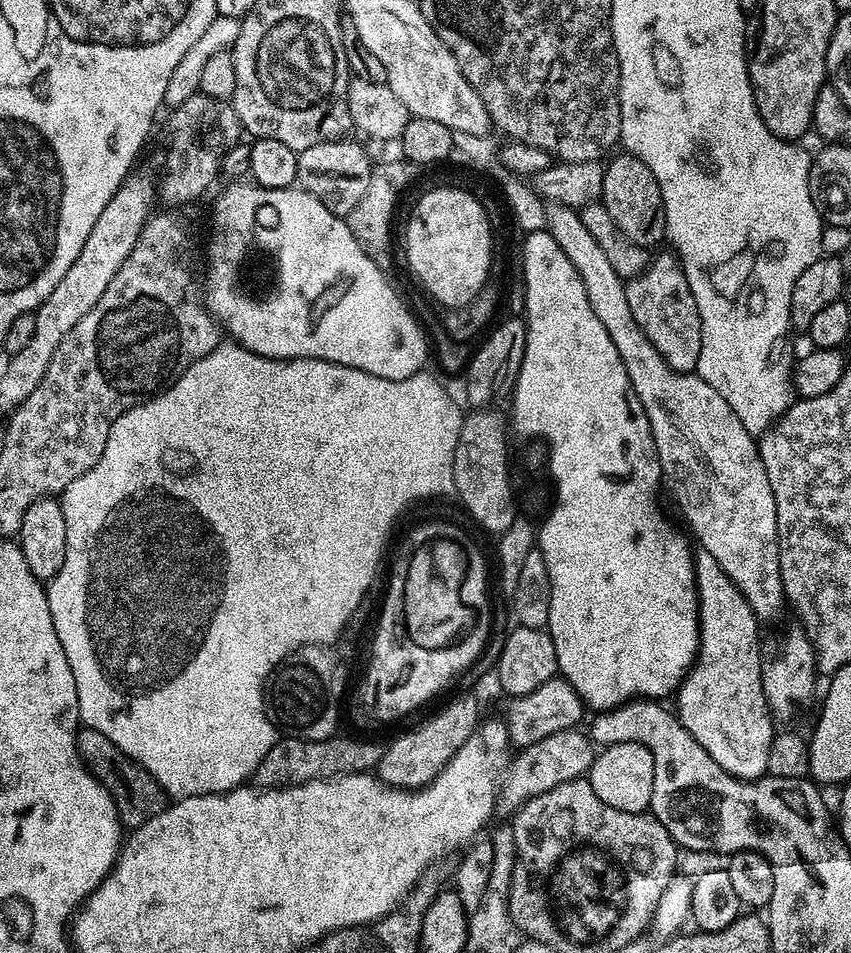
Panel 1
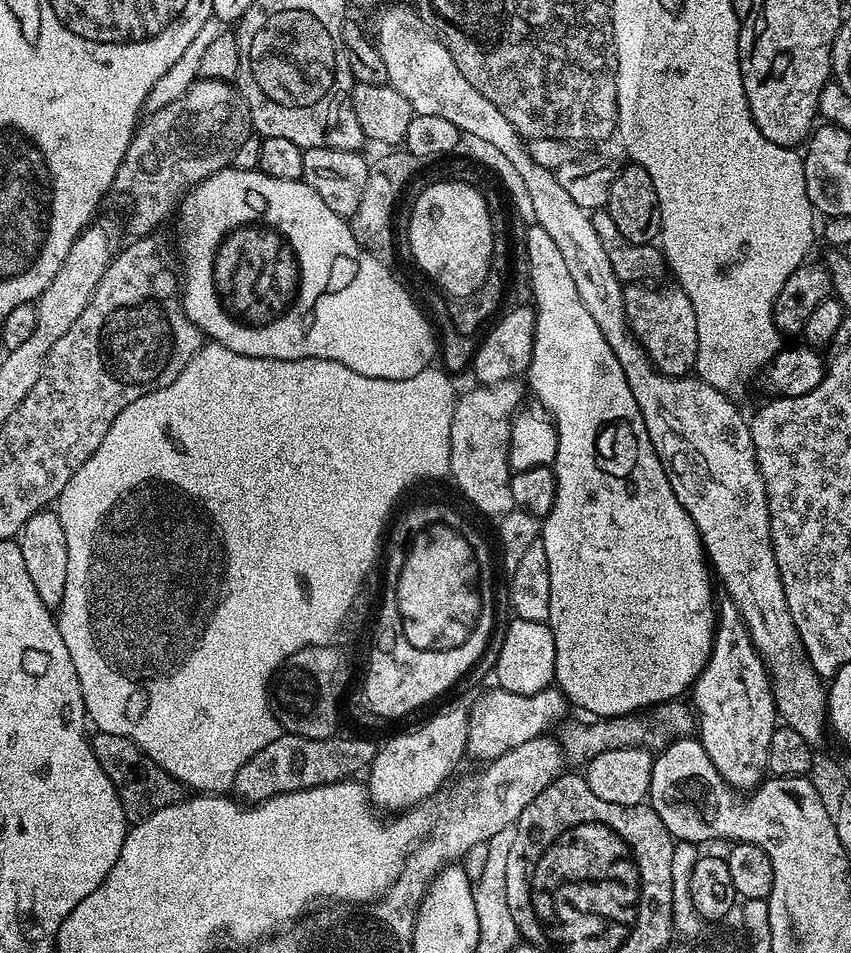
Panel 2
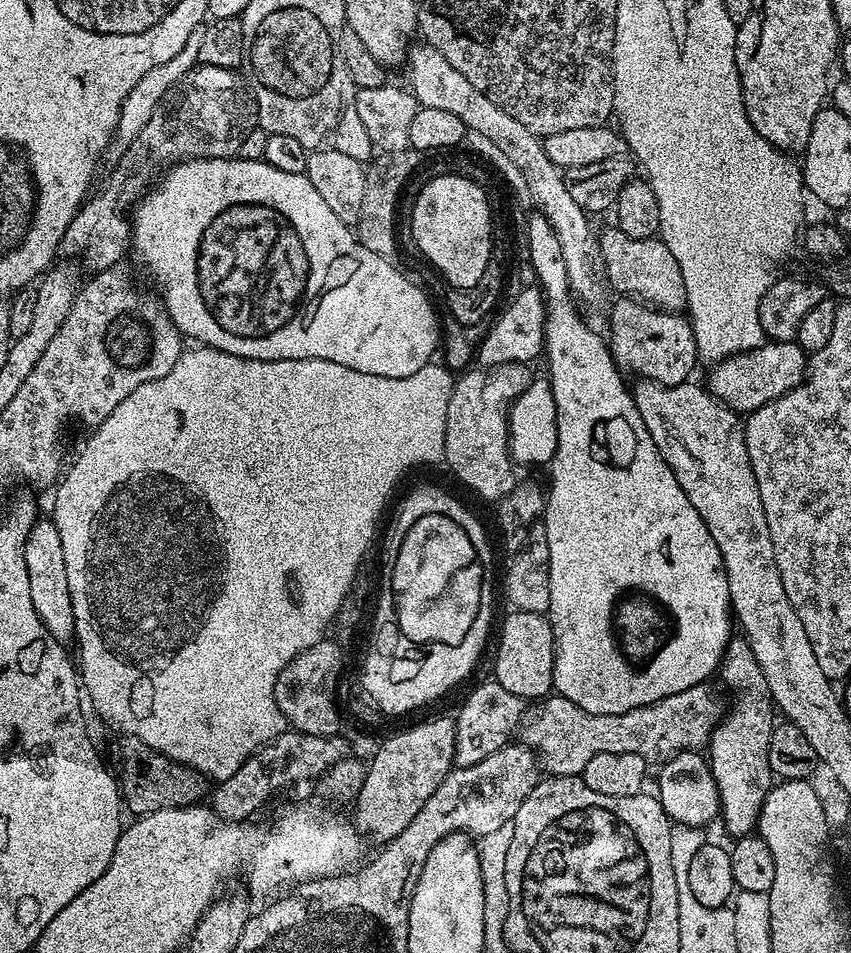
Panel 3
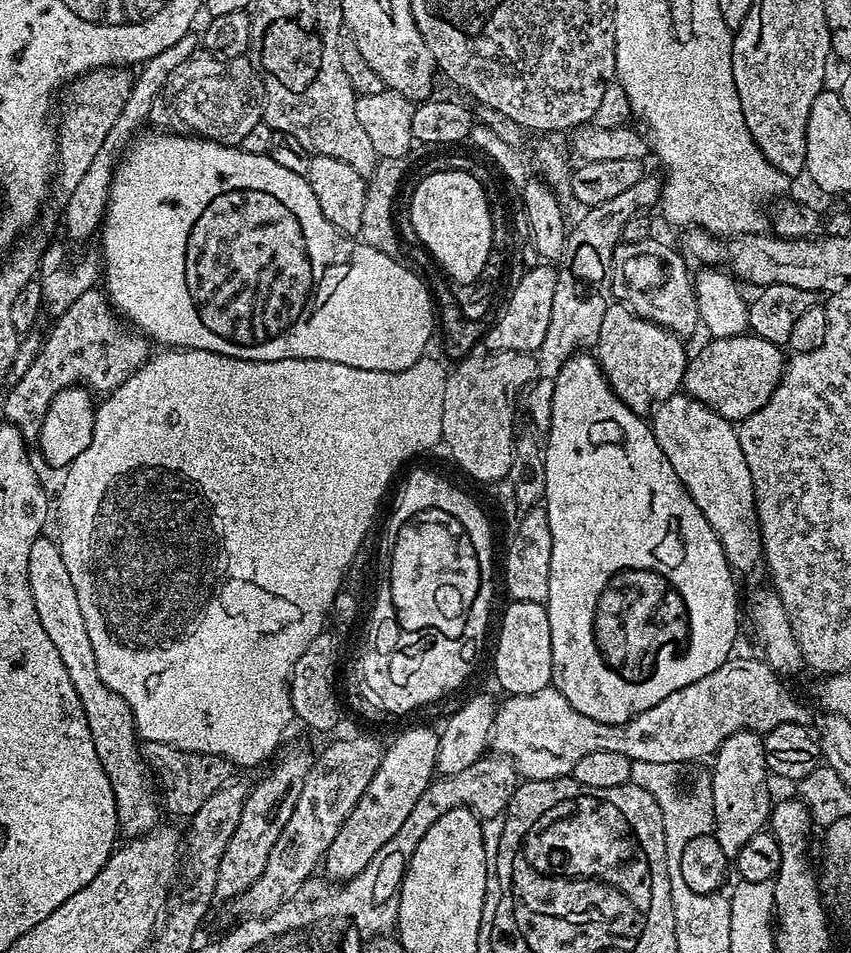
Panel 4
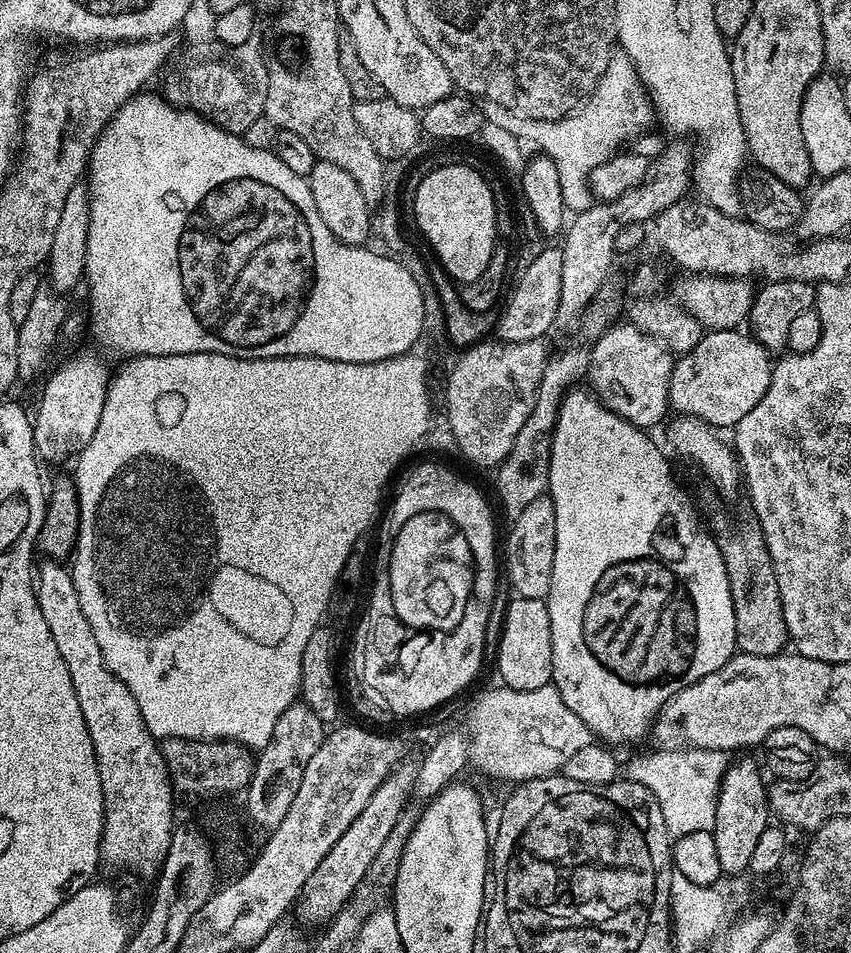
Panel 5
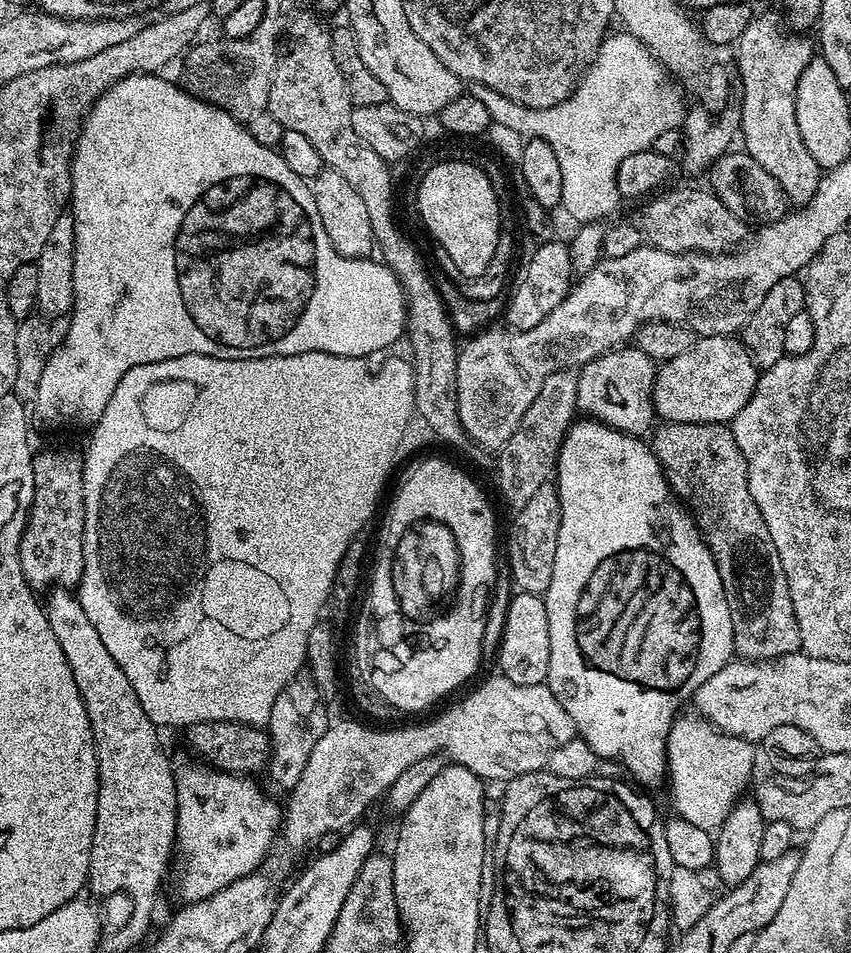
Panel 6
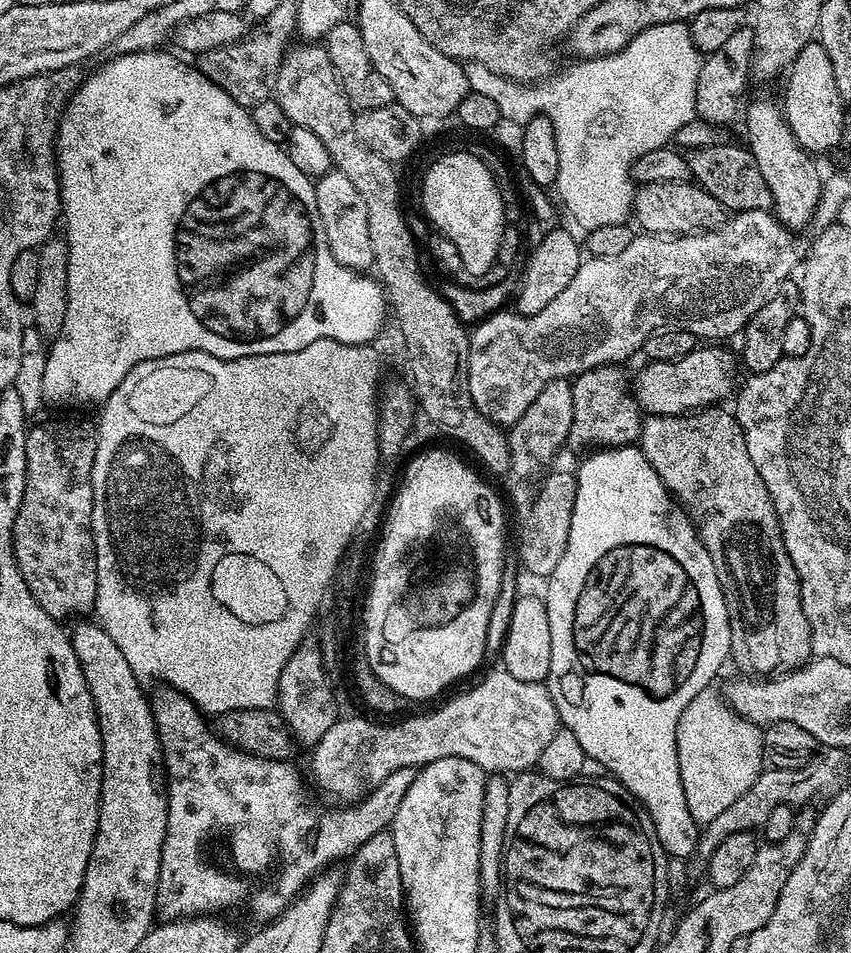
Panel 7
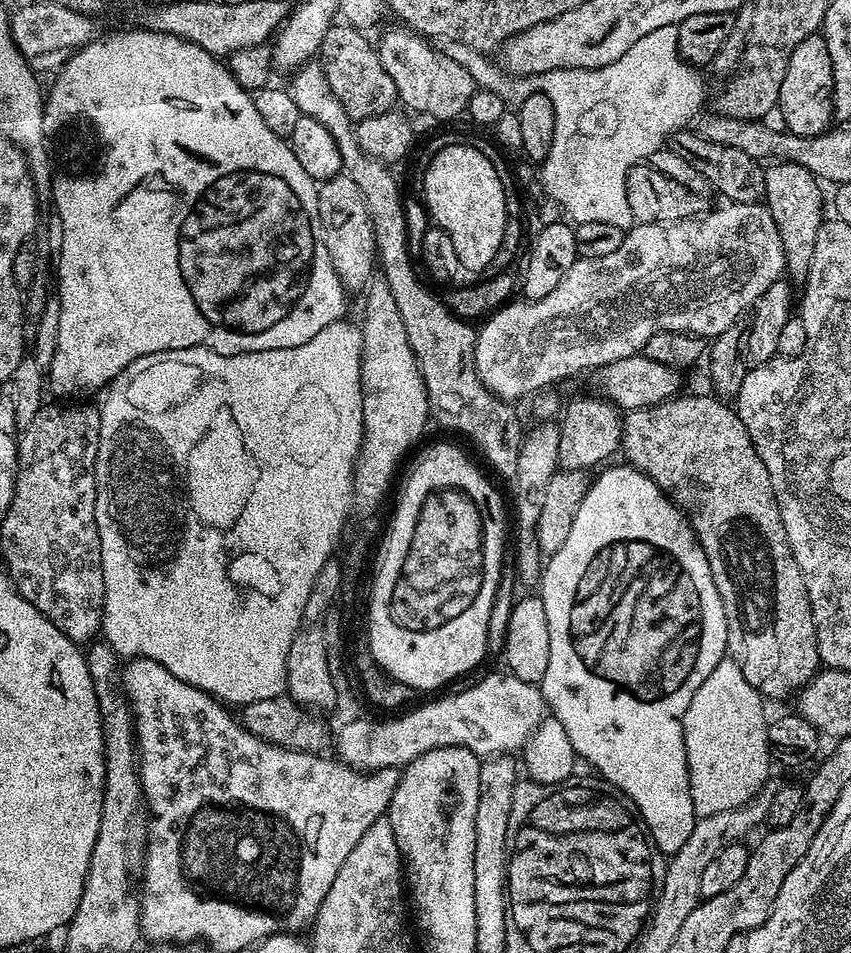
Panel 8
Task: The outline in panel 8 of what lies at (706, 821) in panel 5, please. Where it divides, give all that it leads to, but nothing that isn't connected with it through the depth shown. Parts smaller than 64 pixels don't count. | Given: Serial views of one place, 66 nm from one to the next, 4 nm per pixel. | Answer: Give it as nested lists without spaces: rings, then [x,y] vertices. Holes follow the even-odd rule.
[[[725,658],[710,670],[706,682],[698,686],[694,698],[684,715],[684,741],[686,762],[690,778],[690,798],[694,798],[697,817],[718,814],[718,810],[734,810],[750,798],[754,798],[765,787],[768,767],[773,767],[774,757],[768,747],[769,717],[764,717],[765,697],[758,689],[746,682],[746,674],[731,658]]]

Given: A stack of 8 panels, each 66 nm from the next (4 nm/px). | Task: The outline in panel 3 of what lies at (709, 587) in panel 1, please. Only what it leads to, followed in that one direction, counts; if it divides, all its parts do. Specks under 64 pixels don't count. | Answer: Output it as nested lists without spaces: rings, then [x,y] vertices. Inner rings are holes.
[[[733,638],[728,641],[718,676],[741,696],[729,712],[727,709],[726,715],[713,730],[712,738],[706,745],[706,756],[710,761],[710,771],[720,799],[719,819],[724,819],[724,828],[732,838],[739,838],[753,835],[757,831],[766,794],[774,783],[772,767],[768,761],[770,734],[774,727],[774,705],[768,695],[766,678],[747,640]]]

